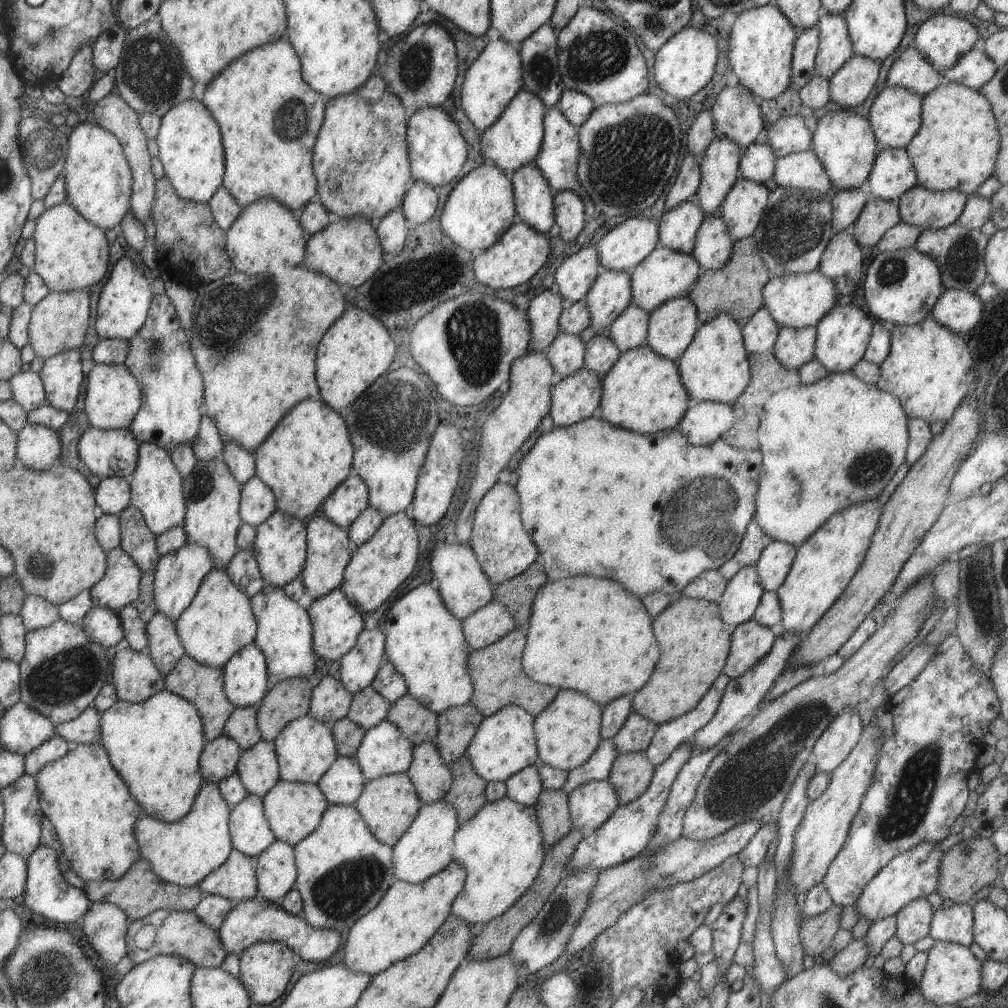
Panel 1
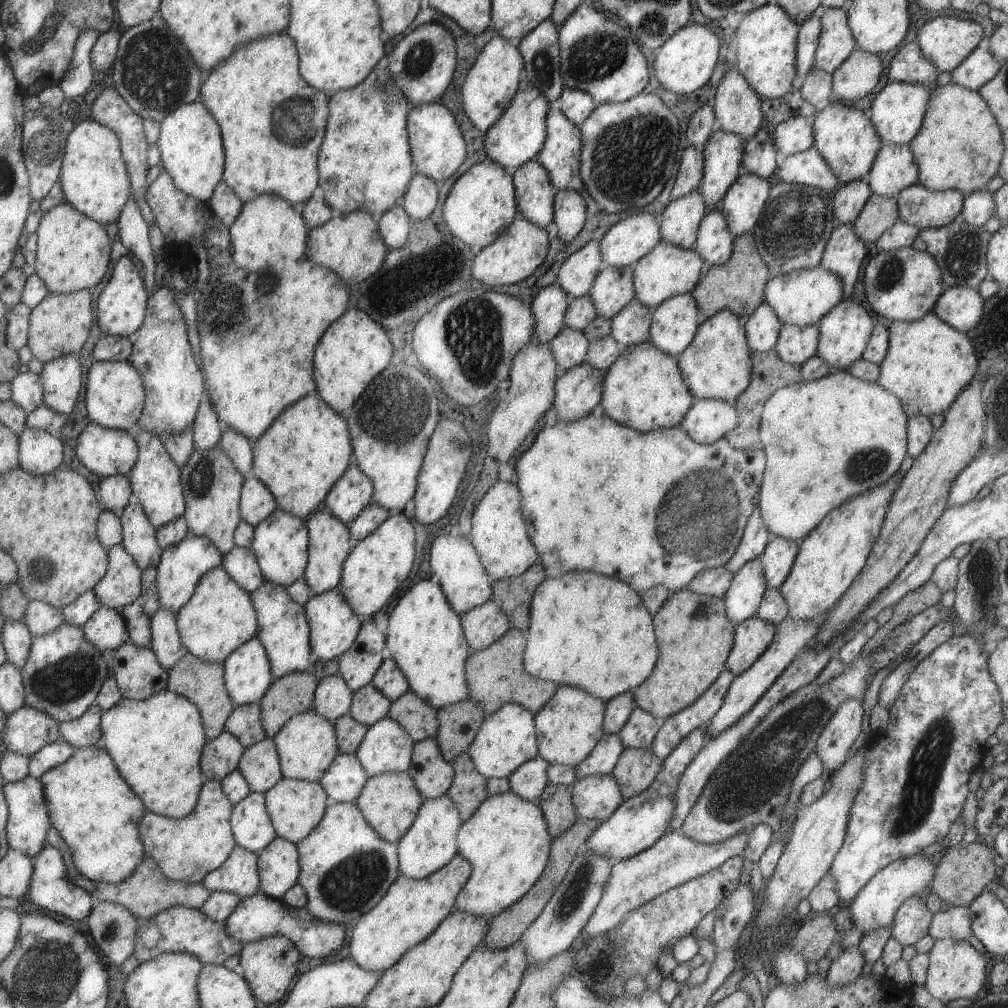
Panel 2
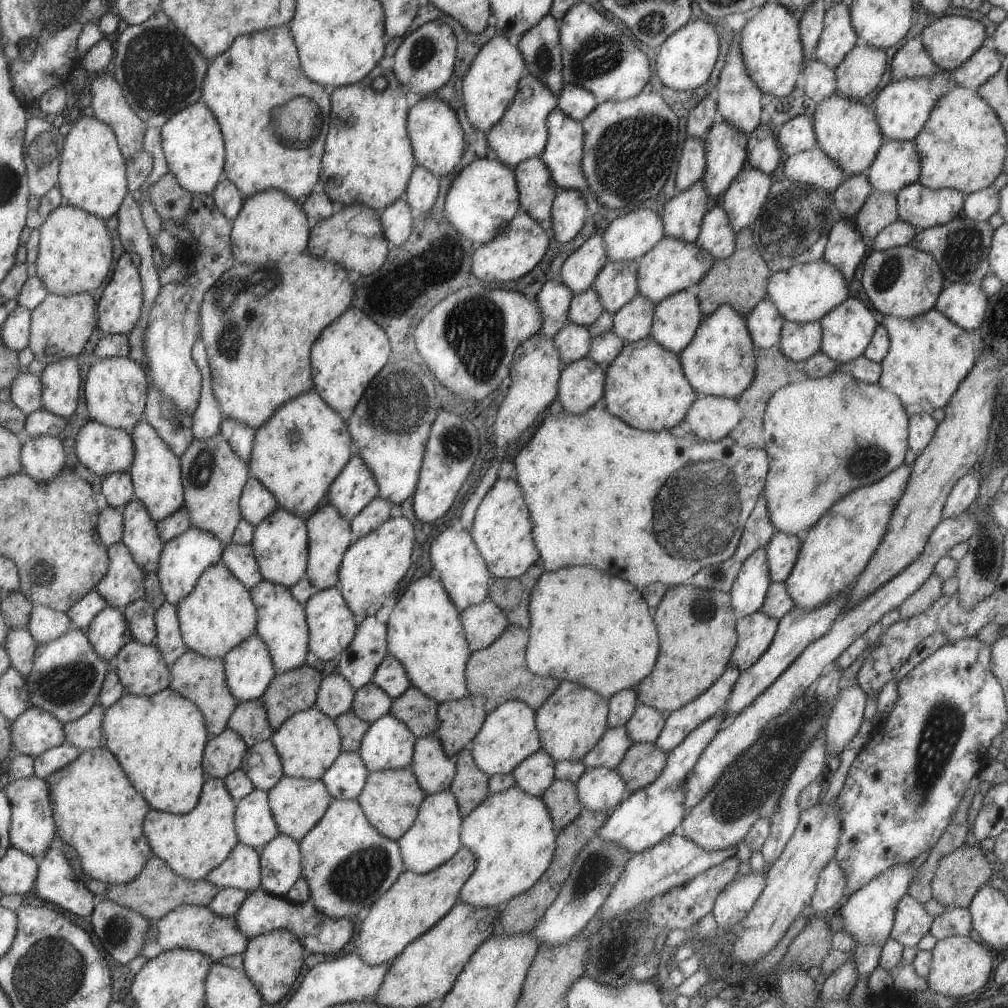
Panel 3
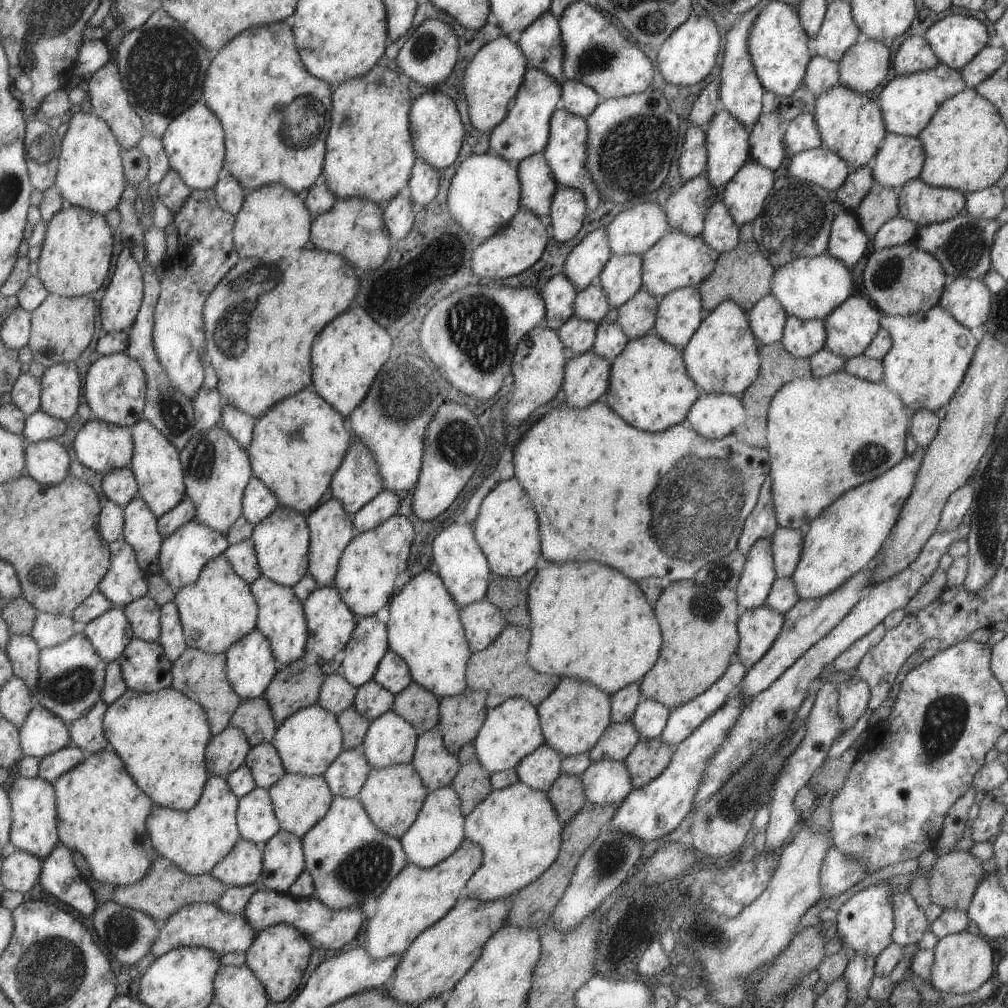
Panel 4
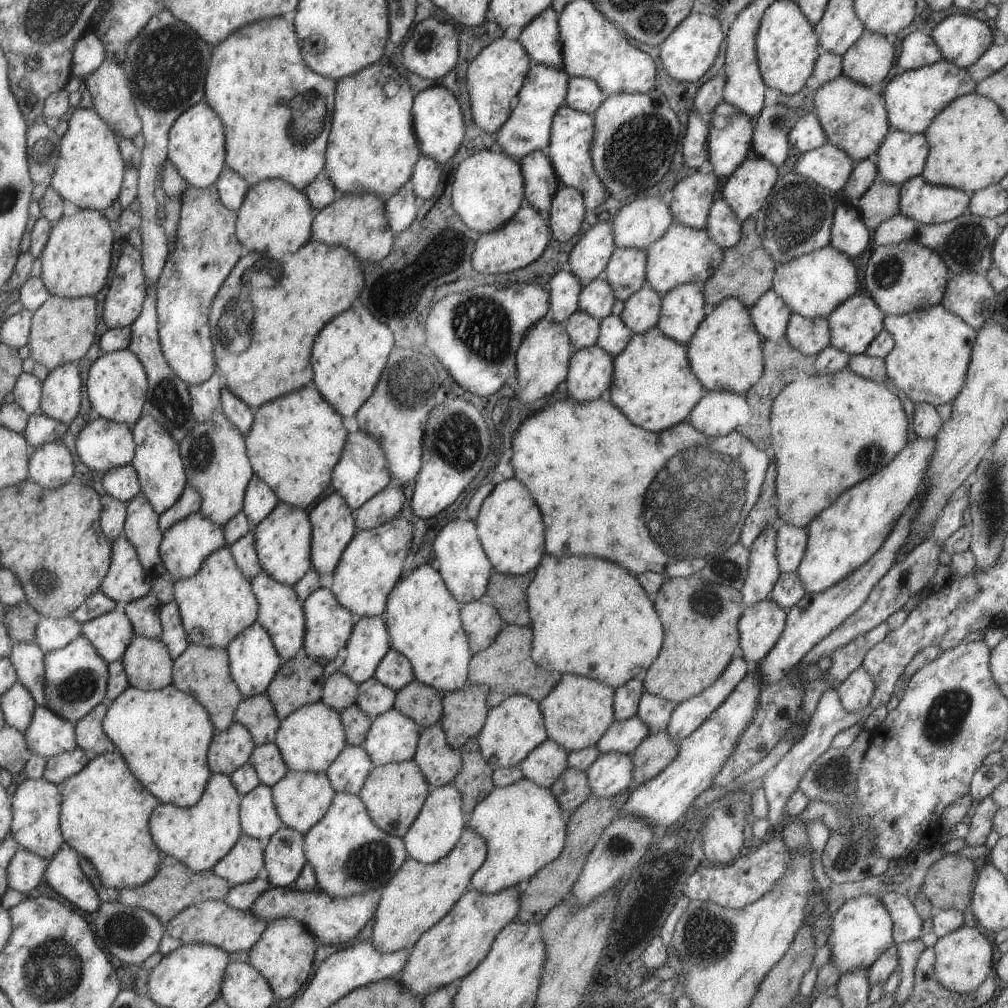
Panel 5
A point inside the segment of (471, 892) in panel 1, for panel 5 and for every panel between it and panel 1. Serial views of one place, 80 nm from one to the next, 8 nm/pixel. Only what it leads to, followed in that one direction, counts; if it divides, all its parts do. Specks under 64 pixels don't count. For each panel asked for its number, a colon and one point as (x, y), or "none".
2: (506, 840)
3: (511, 834)
4: (519, 832)
5: (523, 827)

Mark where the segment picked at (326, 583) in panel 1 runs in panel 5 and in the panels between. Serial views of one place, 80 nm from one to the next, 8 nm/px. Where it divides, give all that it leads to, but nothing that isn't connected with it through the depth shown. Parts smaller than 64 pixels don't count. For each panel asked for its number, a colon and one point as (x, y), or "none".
2: (329, 543)
3: (329, 534)
4: (330, 526)
5: (332, 521)

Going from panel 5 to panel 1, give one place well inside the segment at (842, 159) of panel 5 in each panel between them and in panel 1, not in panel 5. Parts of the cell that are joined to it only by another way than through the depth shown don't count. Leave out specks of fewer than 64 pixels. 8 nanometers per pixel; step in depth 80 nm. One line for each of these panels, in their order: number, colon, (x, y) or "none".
1: (803, 170)
2: (807, 168)
3: (813, 167)
4: (821, 166)

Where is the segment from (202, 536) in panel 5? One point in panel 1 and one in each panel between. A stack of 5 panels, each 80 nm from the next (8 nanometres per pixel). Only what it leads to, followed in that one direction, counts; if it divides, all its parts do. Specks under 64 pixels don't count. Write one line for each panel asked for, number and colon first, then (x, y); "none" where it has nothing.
1: (177, 575)
2: (181, 565)
3: (183, 558)
4: (182, 554)

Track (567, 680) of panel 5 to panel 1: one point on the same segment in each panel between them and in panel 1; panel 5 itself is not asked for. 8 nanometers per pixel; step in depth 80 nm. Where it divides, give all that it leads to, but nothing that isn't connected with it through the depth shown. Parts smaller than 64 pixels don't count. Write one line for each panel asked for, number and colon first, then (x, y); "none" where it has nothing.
1: (567, 730)
2: (568, 725)
3: (571, 719)
4: (572, 718)

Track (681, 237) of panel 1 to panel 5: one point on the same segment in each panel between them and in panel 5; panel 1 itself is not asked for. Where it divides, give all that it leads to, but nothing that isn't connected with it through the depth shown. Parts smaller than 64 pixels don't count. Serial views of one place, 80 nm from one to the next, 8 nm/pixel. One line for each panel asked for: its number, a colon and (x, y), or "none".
2: (679, 220)
3: (682, 214)
4: (685, 209)
5: (692, 195)

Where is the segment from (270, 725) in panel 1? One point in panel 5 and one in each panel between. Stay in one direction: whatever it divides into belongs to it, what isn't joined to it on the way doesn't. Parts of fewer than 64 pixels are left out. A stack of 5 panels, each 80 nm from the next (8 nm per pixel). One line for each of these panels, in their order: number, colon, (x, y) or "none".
2: (293, 693)
3: (294, 690)
4: (295, 685)
5: (297, 682)

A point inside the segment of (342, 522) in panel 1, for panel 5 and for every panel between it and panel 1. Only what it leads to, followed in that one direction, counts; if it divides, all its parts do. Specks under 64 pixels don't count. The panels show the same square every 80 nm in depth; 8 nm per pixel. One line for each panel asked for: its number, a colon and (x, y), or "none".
2: (352, 491)
3: (354, 486)
4: (356, 480)
5: (361, 471)

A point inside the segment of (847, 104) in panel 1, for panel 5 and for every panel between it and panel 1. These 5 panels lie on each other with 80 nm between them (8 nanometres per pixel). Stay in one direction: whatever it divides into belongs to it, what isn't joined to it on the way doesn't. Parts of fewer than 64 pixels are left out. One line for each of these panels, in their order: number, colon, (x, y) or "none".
2: (855, 77)
3: (858, 73)
4: (865, 63)
5: (867, 61)

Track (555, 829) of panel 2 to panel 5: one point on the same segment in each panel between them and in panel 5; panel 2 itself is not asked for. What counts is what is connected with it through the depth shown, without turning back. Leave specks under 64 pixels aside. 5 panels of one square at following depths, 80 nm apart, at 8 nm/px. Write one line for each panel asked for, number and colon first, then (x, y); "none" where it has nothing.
3: (560, 797)
4: (566, 794)
5: (570, 788)

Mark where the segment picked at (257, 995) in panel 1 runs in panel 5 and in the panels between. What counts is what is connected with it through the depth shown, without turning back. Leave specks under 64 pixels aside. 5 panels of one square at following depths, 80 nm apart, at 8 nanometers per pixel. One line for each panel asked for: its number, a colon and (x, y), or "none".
2: (268, 965)
3: (272, 960)
4: (278, 955)
5: (284, 953)

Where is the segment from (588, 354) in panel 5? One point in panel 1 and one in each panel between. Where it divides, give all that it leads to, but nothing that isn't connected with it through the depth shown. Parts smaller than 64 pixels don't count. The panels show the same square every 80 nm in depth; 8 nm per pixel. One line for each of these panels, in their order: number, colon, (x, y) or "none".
1: (573, 398)
2: (576, 391)
3: (581, 383)
4: (586, 376)

